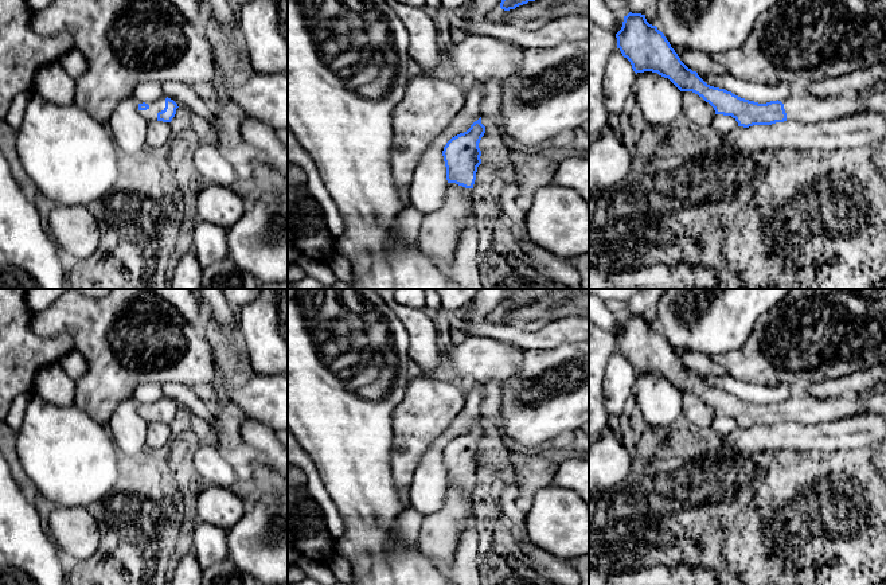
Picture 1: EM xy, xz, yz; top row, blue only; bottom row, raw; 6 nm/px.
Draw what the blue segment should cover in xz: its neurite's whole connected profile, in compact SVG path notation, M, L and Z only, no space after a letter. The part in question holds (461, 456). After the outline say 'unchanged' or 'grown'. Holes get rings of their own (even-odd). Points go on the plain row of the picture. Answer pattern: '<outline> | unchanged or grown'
M481 418L471 429L452 438L444 448L446 491L442 507L424 516L418 534L418 549L433 565L438 559L453 559L458 535L475 514L472 490L481 465L479 444L485 434Z | grown

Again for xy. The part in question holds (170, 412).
M152 382L140 385L133 398L138 403L140 416L148 422L163 422L171 424L176 416L177 405L168 399L163 391L161 386Z | grown

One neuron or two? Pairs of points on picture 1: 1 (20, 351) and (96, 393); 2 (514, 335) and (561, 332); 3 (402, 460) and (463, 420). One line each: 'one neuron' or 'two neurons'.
1: two neurons
2: one neuron
3: two neurons

